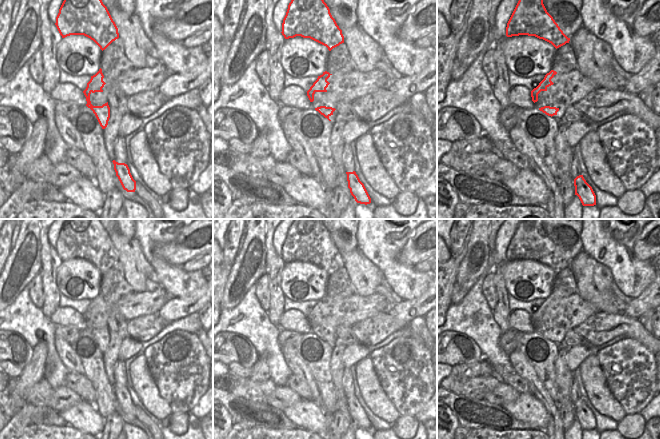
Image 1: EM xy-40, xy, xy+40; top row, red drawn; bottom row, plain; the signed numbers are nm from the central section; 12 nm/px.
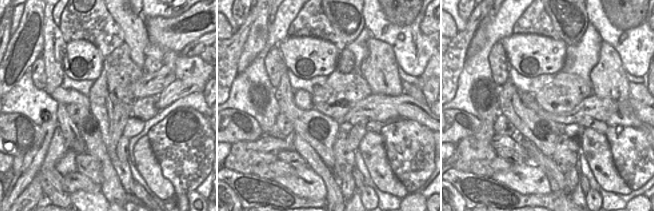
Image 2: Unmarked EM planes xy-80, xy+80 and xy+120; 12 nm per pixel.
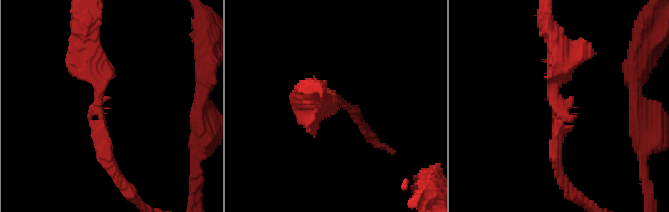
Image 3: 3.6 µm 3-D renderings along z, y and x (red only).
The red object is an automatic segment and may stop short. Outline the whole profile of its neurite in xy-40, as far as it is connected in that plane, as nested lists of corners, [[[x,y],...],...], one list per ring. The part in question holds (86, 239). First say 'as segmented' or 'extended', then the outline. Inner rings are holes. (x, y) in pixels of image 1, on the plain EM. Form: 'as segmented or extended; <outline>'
as segmented; [[[66,219],[55,249],[62,262],[84,259],[93,264],[102,275],[119,262],[118,252],[99,219]]]

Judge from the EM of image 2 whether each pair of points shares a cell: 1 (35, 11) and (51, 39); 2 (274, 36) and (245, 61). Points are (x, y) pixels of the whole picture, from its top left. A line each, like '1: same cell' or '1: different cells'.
1: different cells
2: different cells

